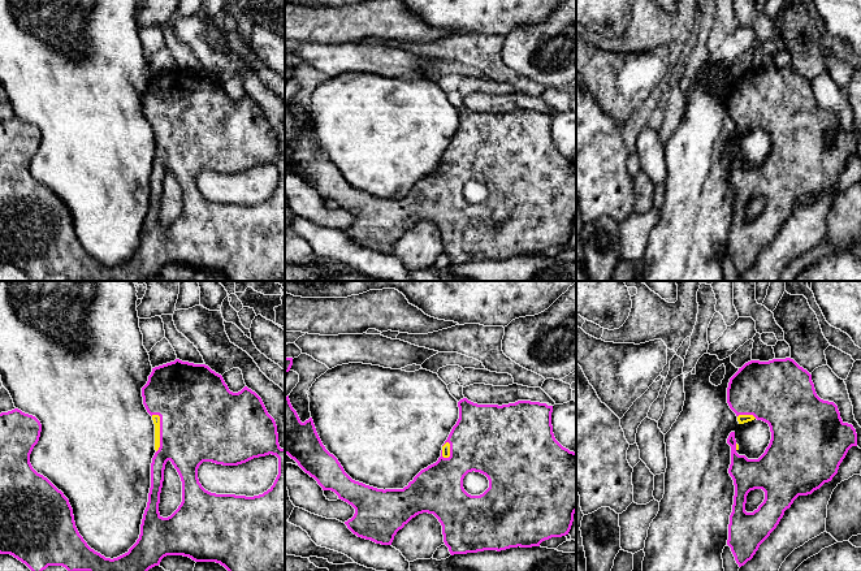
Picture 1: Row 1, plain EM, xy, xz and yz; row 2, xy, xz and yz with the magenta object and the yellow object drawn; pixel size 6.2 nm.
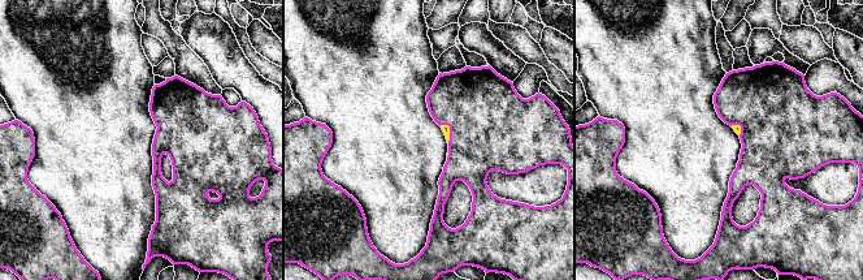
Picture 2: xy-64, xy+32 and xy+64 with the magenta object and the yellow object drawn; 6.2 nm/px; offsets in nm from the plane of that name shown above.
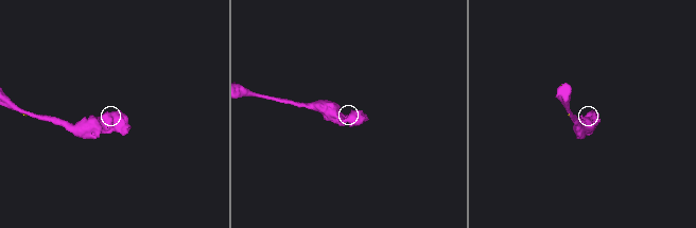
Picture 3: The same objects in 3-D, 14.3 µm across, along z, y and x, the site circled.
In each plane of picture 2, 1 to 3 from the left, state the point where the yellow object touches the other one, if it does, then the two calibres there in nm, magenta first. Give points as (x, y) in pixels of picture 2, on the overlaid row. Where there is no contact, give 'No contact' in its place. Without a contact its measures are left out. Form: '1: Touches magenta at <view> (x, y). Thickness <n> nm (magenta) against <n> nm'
1: No contact
2: Touches magenta at xy+32 (450, 130). Thickness 500 nm (magenta) against 50 nm
3: Touches magenta at xy+64 (738, 124). Thickness 480 nm (magenta) against 50 nm

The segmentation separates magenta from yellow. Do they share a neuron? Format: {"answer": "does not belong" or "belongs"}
{"answer": "belongs"}

